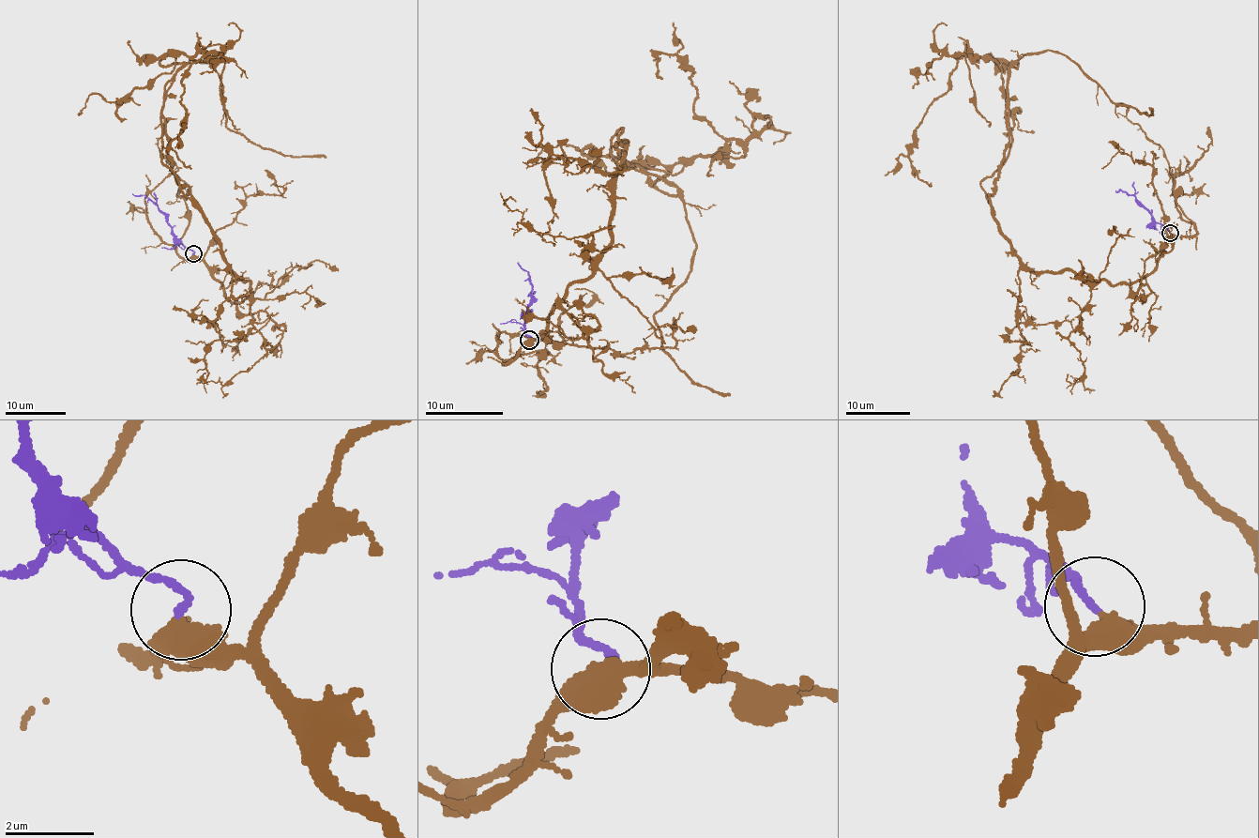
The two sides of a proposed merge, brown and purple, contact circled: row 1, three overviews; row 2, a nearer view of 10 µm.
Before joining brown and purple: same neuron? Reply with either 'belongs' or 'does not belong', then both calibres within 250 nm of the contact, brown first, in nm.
belongs; 440 nm thick on the brown side, 160 nm on the other

